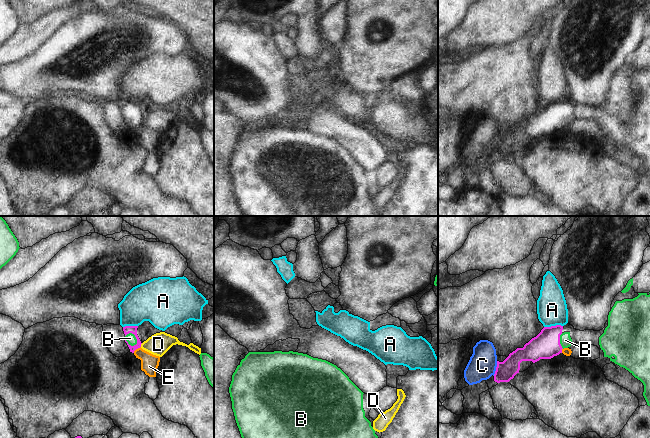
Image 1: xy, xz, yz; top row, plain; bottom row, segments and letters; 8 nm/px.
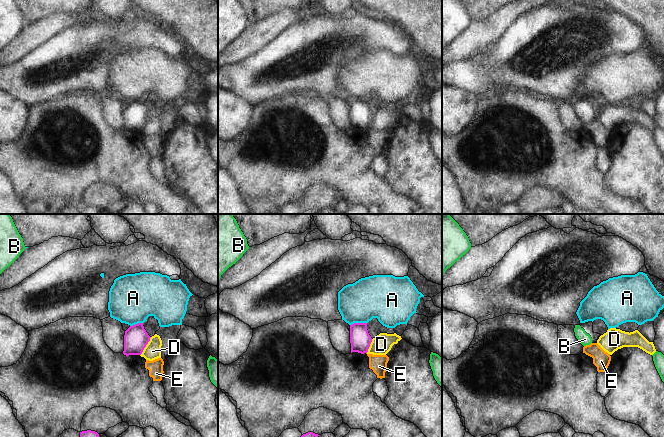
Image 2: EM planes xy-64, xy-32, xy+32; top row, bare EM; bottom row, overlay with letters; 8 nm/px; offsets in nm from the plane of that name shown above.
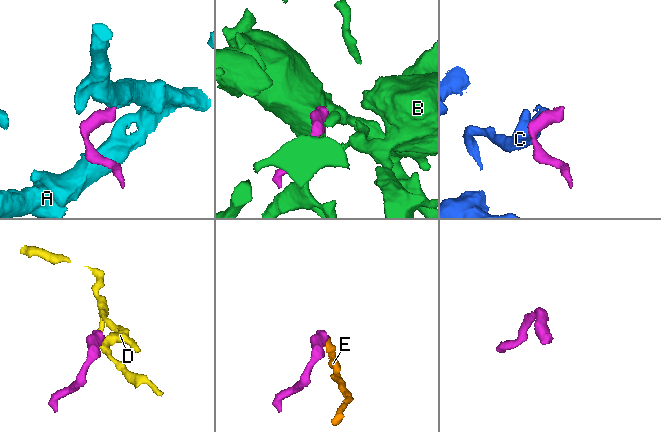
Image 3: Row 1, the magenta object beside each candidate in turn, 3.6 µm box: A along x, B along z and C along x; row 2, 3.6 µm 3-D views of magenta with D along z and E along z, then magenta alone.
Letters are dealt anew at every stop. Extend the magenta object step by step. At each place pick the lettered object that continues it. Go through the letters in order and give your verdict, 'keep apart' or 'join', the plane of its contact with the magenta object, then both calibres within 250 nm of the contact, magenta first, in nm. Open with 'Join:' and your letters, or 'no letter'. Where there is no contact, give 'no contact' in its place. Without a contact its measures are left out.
Join: B
A: keep apart; contact in yz; calibres 220 and 240 nm
B: join; contact in xy; calibres 60 and 80 nm
C: keep apart; contact in yz; calibres 160 and 220 nm
D: keep apart; contact in xy; calibres 60 and 180 nm
E: keep apart; contact in xy; calibres 60 and 140 nm

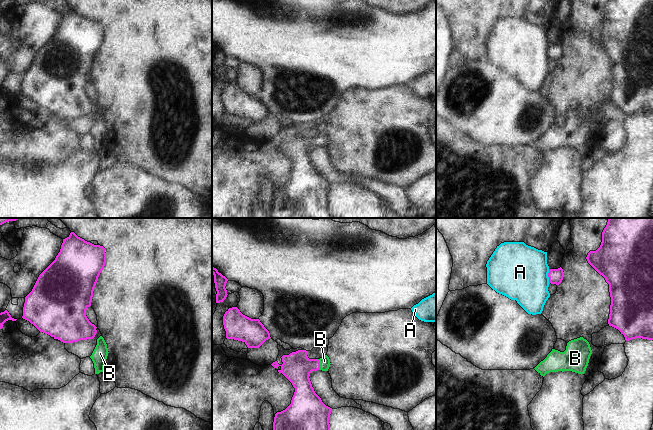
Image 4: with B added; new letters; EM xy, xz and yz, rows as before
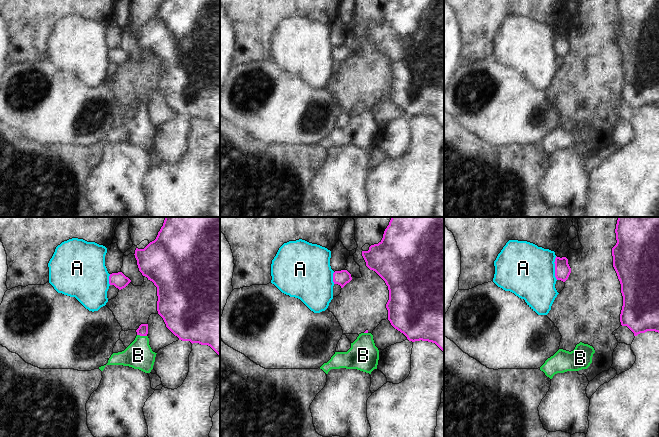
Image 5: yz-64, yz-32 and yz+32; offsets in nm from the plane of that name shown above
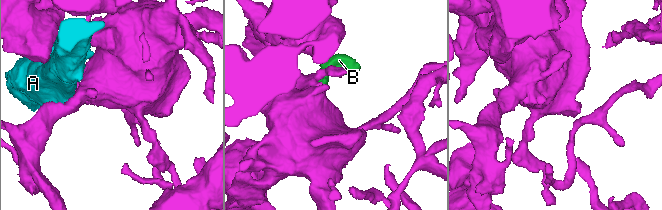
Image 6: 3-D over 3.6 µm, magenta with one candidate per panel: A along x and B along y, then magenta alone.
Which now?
Join: B
A: keep apart; contact in yz; calibres 110 and 440 nm
B: join; contact in xz; calibres 240 and 80 nm

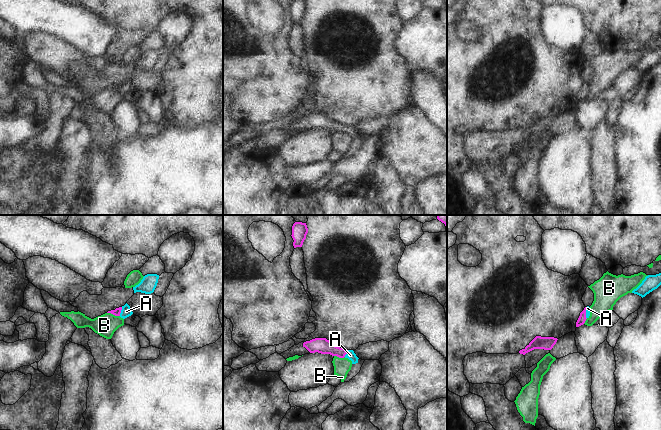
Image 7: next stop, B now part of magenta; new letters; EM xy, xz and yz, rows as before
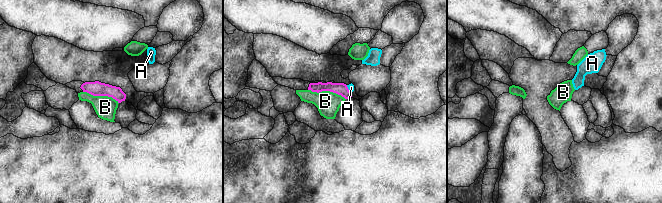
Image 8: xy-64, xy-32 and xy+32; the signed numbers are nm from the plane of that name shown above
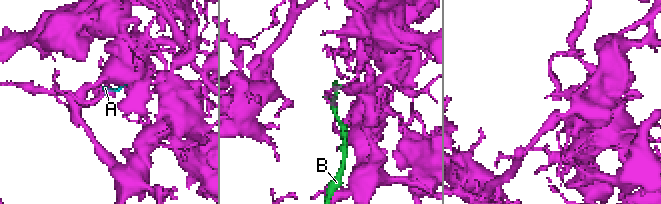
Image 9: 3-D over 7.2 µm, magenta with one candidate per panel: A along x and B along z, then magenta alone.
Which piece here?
Join: A
A: join; contact in xy; calibres 60 and 90 nm
B: keep apart; contact in xy; calibres 60 and 180 nm

